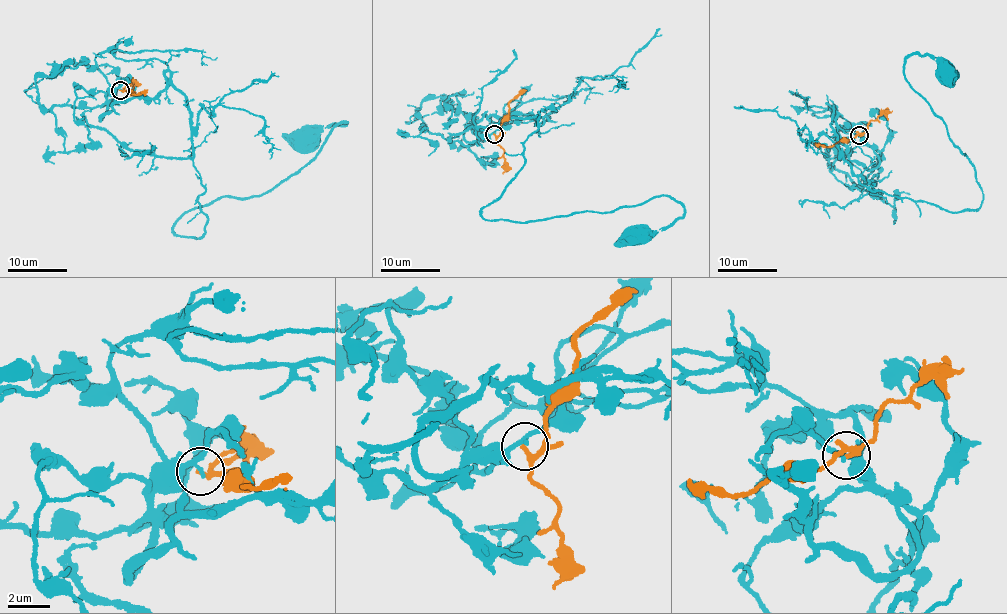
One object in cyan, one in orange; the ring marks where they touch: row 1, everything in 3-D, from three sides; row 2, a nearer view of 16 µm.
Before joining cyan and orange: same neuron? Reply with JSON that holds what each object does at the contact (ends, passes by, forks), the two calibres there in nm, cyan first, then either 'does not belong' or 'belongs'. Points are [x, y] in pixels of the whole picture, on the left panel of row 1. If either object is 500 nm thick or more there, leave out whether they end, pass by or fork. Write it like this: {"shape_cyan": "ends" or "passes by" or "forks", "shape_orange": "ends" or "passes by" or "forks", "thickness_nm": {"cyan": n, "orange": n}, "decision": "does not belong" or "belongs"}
{"shape_cyan": "passes by", "shape_orange": "passes by", "thickness_nm": {"cyan": 200, "orange": 180}, "decision": "does not belong"}

